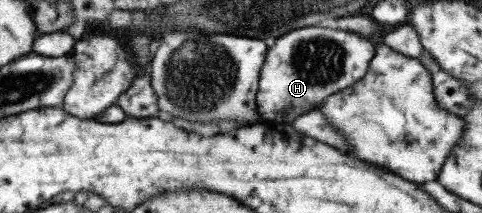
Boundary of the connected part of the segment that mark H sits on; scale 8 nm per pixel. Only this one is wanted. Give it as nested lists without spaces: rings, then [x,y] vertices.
[[[304,27],[278,37],[266,55],[259,72],[255,95],[259,117],[276,123],[290,124],[291,120],[316,109],[325,97],[356,83],[368,70],[374,56],[372,39],[362,39],[356,33],[327,27]]]

